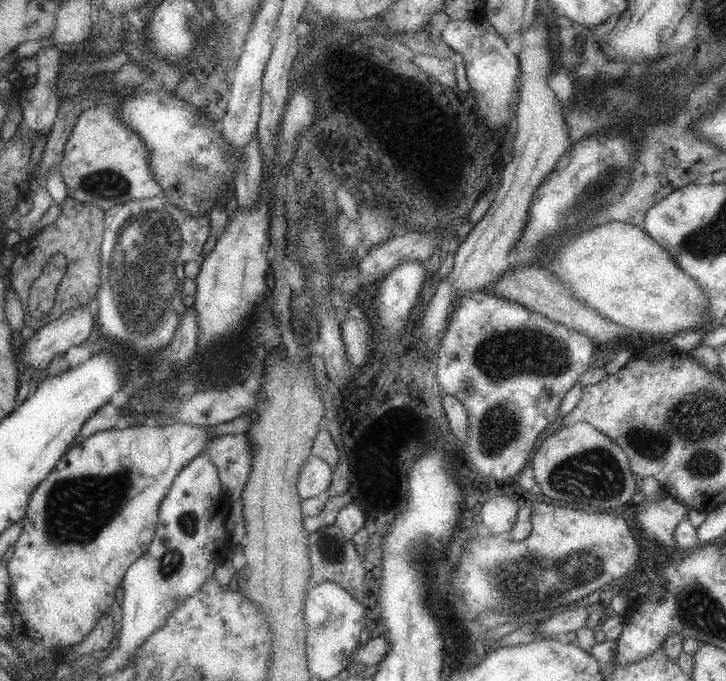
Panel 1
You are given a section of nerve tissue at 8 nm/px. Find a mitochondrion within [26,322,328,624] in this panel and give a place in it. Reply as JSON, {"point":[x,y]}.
{"point":[69,504]}

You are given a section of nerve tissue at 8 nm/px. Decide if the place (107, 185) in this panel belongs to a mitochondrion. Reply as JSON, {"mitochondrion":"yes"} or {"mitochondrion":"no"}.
{"mitochondrion":"yes"}

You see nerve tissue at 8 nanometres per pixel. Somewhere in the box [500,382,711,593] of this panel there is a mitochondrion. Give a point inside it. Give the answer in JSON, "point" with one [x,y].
{"point":[592,474]}

